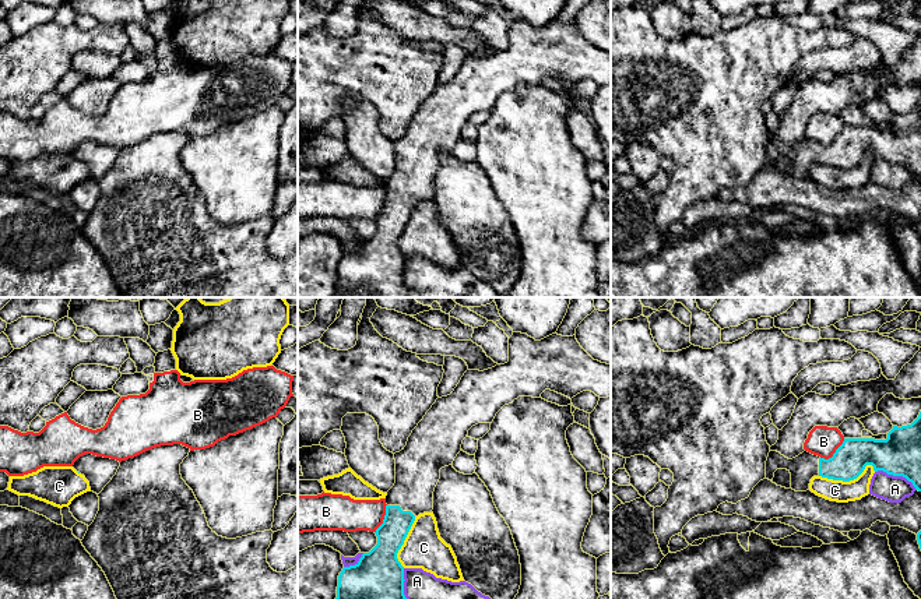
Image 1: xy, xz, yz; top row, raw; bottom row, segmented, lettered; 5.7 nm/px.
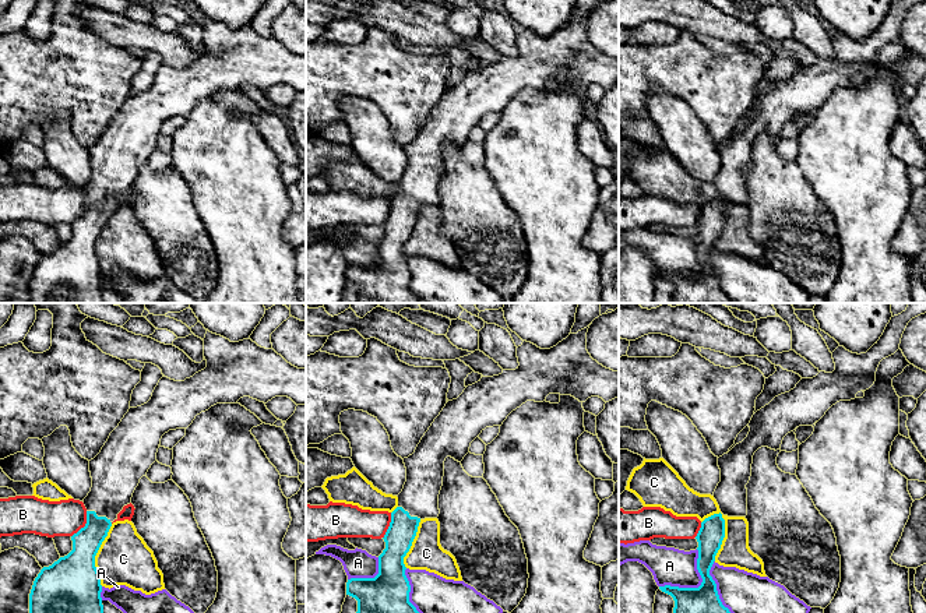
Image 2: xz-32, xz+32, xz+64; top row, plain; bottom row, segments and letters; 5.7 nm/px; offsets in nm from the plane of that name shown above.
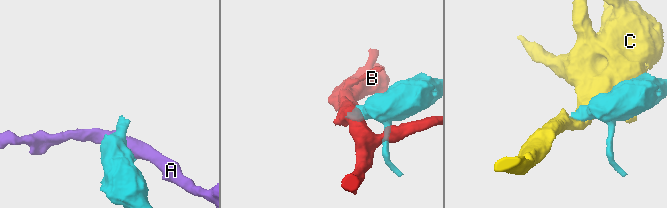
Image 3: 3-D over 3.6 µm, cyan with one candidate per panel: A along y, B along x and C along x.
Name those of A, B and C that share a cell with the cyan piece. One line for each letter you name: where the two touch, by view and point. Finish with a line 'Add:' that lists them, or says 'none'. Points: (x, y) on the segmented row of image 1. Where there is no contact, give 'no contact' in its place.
Add: none

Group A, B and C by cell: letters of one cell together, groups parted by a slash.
A / B / C

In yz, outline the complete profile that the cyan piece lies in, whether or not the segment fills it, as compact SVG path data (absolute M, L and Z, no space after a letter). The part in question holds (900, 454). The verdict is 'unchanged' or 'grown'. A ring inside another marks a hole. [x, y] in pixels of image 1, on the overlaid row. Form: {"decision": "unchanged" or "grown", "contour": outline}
{"decision": "grown", "contour": "M921 412L911 424L893 426L886 440L844 438L829 459L808 451L788 459L770 451L766 479L773 480L777 469L787 469L791 473L791 489L806 491L813 476L850 482L857 479L866 465L872 465L875 472L903 476L921 491Z"}

